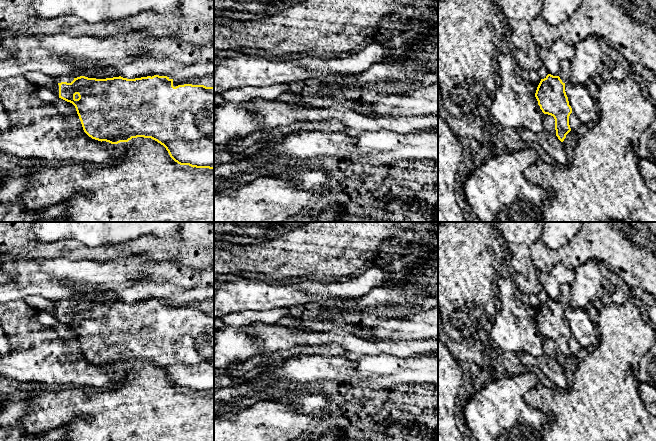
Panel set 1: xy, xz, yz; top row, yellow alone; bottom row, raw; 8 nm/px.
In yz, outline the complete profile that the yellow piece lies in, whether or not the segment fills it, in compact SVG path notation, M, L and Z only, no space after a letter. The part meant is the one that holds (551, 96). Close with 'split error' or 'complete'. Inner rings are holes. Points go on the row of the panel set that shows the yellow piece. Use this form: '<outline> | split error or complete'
M562 60L560 74L558 76L548 74L544 79L541 79L535 93L542 112L554 117L556 136L561 142L571 131L569 116L572 113L572 108L565 92L565 84L569 83L570 73L571 61Z | split error

